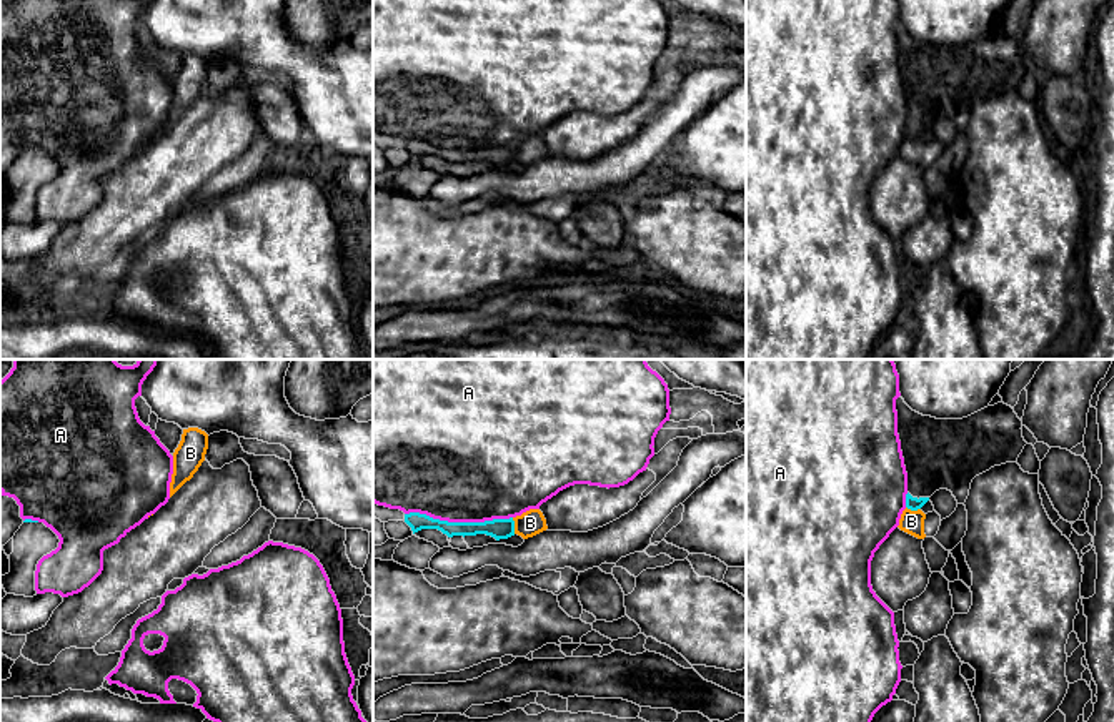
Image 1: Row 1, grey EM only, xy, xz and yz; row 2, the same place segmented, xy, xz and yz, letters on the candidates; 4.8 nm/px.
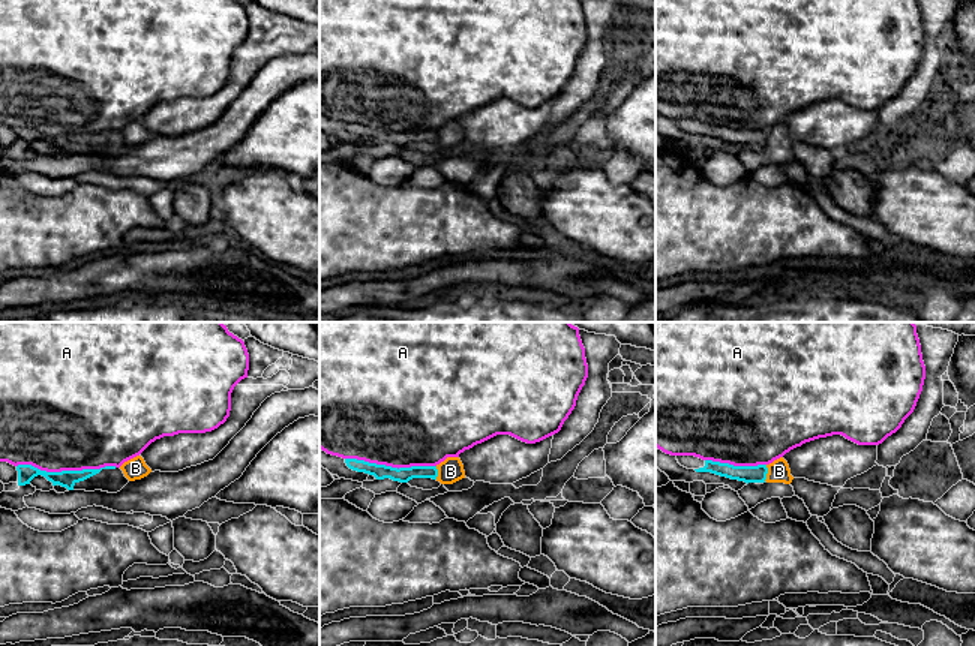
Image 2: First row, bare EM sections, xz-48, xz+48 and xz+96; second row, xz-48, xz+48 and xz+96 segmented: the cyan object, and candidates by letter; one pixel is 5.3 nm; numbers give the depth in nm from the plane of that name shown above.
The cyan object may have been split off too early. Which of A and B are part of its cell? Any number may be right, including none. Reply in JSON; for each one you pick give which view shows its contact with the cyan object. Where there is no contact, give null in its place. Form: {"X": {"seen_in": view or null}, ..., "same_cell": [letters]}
{"same_cell": []}

